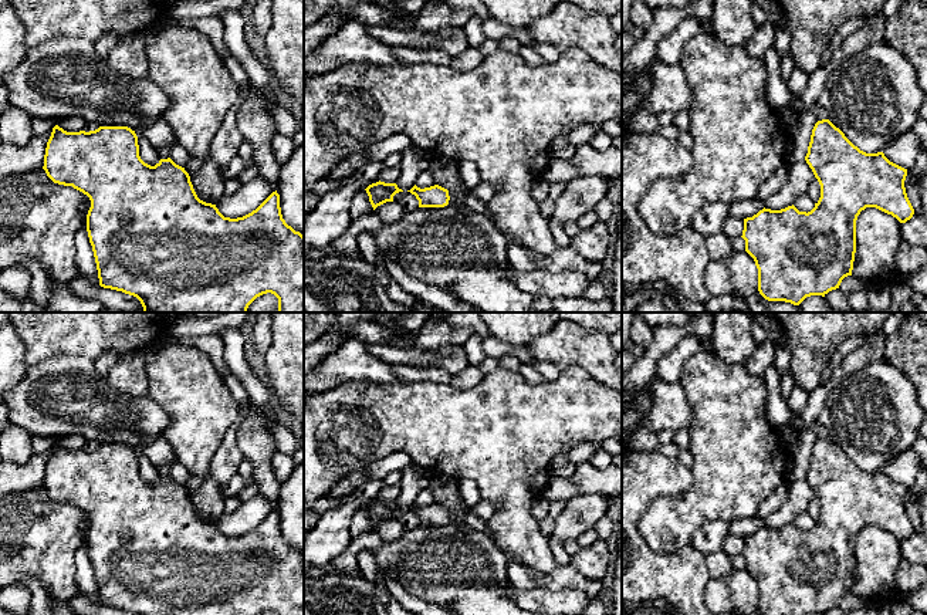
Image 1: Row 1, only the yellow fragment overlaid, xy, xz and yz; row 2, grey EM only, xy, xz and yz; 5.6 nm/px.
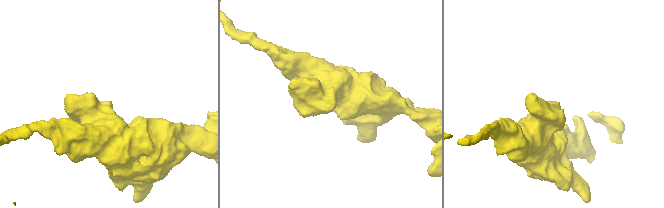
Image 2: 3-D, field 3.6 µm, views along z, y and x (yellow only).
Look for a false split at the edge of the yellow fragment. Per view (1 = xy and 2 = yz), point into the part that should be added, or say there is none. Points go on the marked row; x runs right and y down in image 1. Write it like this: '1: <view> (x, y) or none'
1: none
2: none

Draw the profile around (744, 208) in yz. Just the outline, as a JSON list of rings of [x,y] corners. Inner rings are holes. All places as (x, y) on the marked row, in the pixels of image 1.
[[[758,197],[740,199],[740,200],[734,200],[728,205],[730,216],[741,217],[741,219],[752,217],[764,207],[765,207],[764,200],[761,200]]]

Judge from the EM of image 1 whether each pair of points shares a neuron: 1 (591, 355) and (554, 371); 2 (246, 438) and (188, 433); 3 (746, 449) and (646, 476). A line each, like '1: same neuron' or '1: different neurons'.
1: different neurons
2: different neurons
3: different neurons

